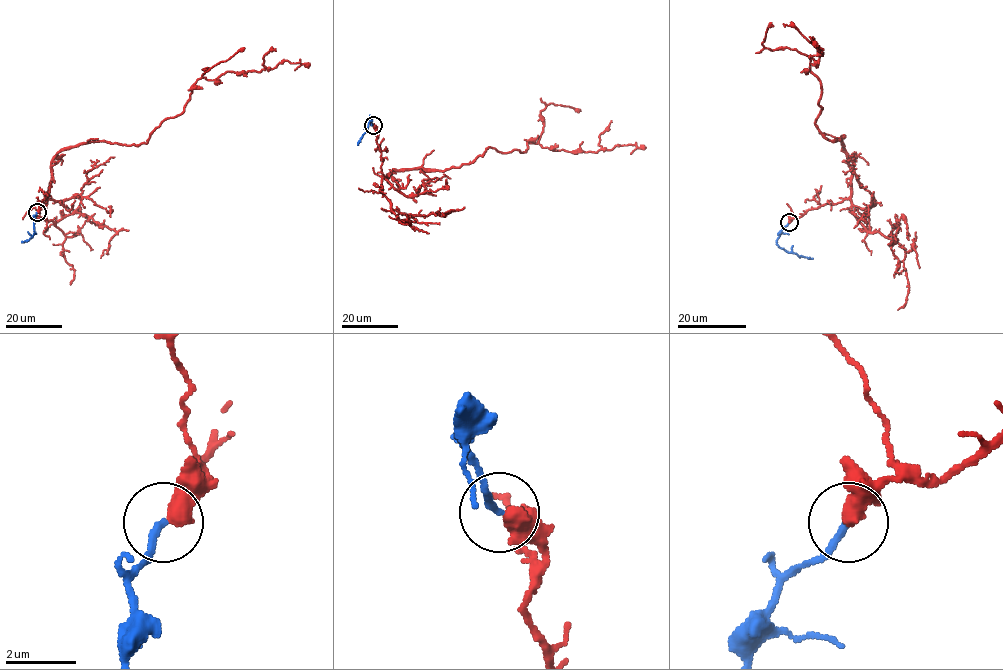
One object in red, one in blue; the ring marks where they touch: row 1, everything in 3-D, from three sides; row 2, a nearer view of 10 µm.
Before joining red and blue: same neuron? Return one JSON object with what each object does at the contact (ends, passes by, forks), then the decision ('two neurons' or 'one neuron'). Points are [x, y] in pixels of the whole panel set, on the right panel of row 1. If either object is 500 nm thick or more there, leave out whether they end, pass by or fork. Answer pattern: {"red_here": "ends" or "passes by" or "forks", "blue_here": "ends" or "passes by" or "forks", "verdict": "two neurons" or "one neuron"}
{"verdict": "one neuron"}

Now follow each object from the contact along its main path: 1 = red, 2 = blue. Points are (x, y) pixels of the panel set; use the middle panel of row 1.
1: (373, 125), (387, 177), (460, 167), (489, 147), (525, 152), (528, 143), (575, 153), (635, 144), (630, 153)
2: (373, 125), (370, 115), (367, 129), (357, 145)

